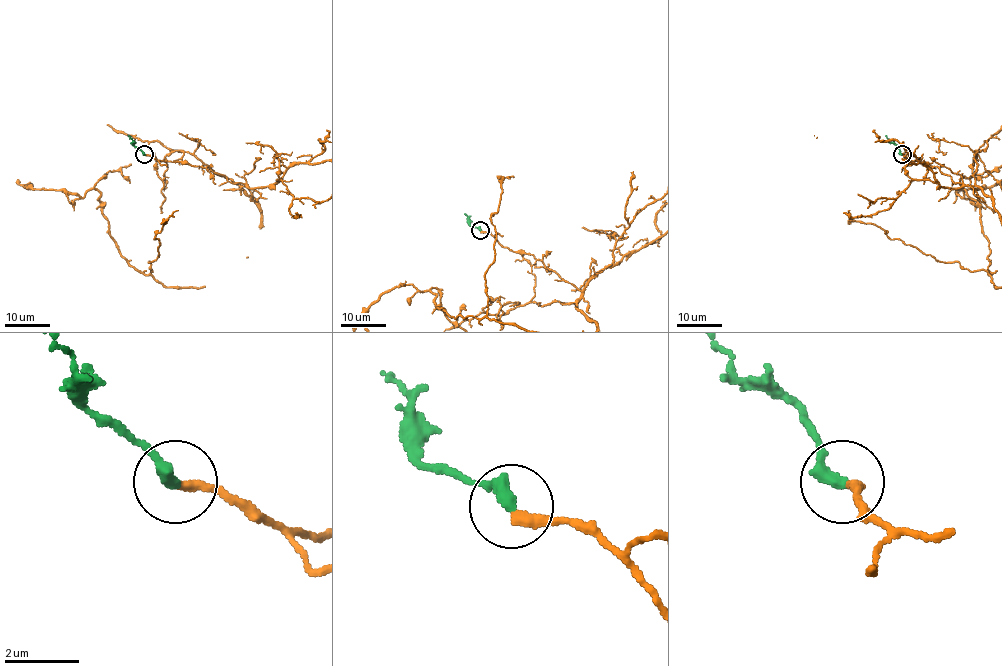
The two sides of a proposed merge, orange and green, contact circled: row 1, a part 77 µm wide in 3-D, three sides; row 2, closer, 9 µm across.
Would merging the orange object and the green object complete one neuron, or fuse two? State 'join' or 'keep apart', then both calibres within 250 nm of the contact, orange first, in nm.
join | 280/360 nm

